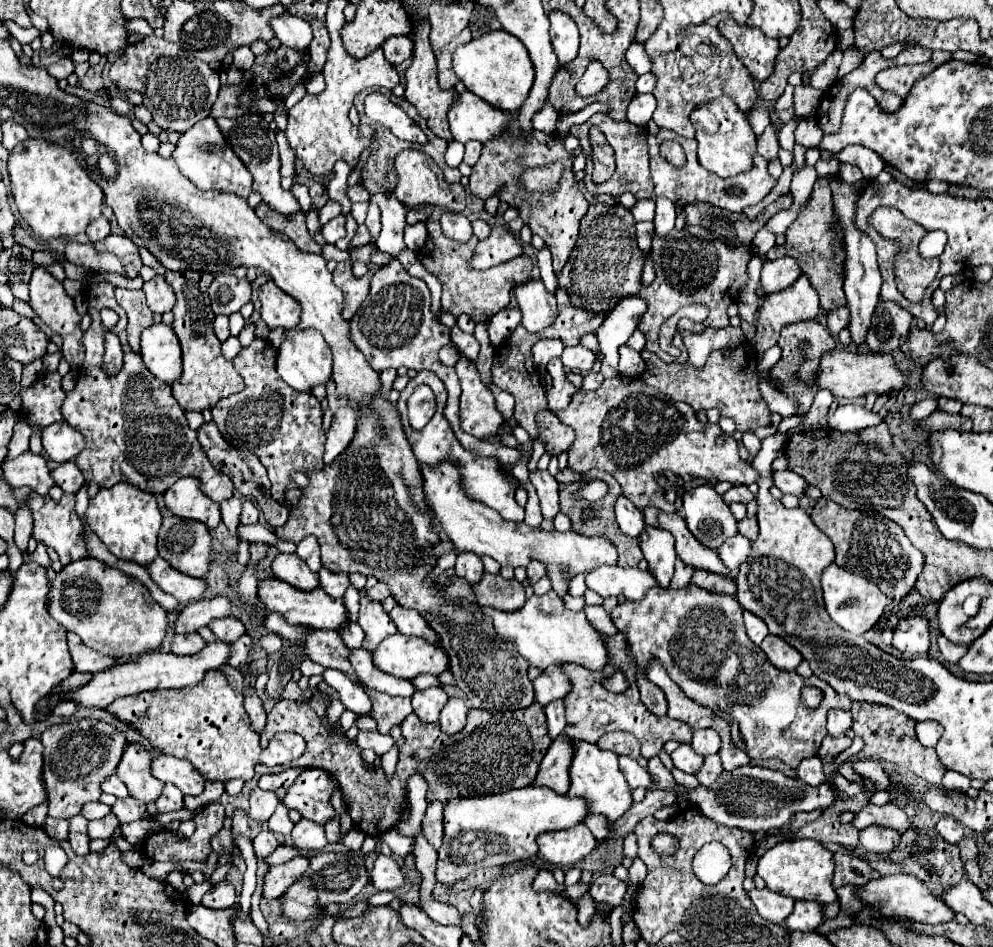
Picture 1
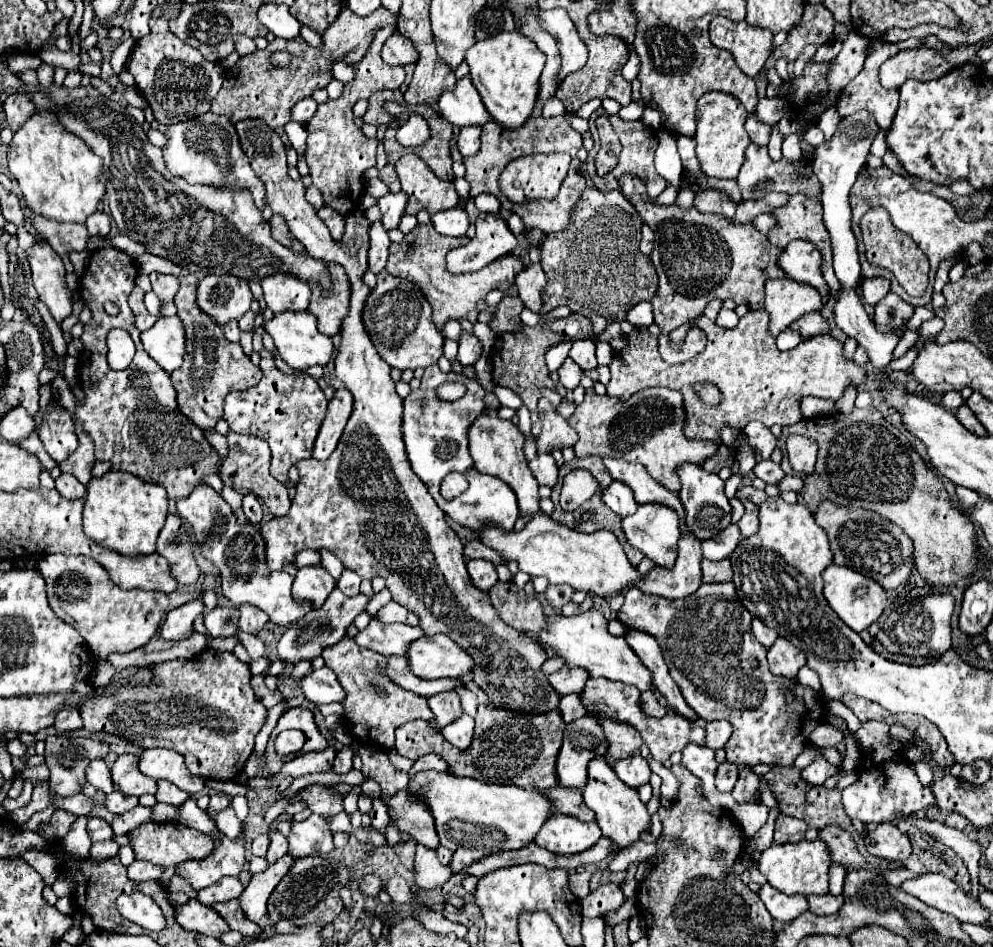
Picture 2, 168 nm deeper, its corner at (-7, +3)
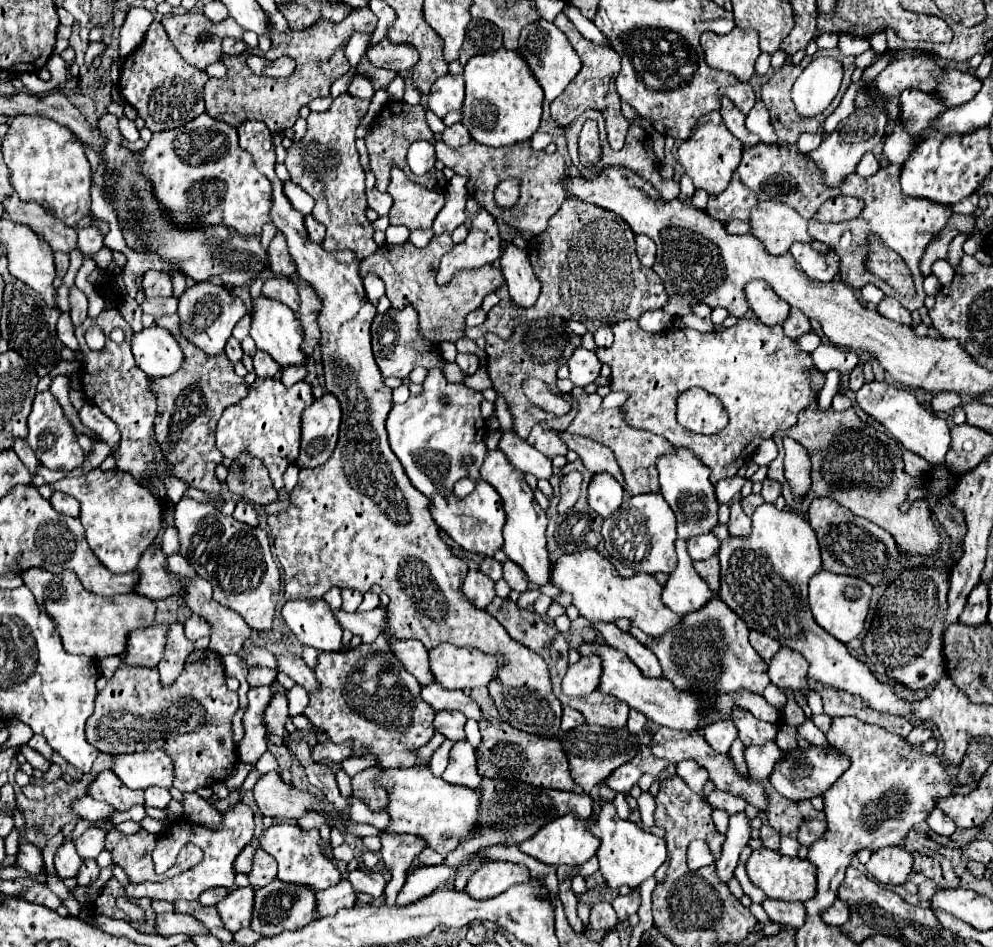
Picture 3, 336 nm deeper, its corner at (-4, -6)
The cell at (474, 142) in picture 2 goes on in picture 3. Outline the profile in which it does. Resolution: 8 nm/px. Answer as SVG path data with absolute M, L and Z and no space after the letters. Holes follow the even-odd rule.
M457 122L453 126L449 126L445 132L443 132L443 142L451 148L457 148L457 146L465 146L471 142L469 138L469 130L465 130L465 124L463 122Z

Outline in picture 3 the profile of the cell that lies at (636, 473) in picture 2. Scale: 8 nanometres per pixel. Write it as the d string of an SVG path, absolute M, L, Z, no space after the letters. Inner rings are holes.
M561 432L561 438L563 442L575 450L579 454L579 458L583 460L585 468L589 468L591 472L595 474L611 474L621 486L625 486L625 482L621 482L621 468L617 466L615 458L613 458L613 452L589 438L579 438L579 436L569 436L565 432Z

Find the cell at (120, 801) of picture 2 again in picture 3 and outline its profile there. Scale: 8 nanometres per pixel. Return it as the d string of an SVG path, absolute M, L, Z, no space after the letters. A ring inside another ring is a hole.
M89 796L73 802L73 810L81 816L81 818L87 818L87 820L103 820L103 818L109 818L111 814L115 814L113 806L107 806L105 802L99 802L99 800L93 800Z

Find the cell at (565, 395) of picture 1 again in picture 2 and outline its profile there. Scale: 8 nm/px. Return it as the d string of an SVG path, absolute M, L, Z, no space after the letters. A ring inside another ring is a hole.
M566 357L566 361L564 361L562 367L558 369L558 375L560 375L562 385L564 385L568 391L572 391L576 385L580 385L582 369L580 369L580 367L570 359L570 357Z

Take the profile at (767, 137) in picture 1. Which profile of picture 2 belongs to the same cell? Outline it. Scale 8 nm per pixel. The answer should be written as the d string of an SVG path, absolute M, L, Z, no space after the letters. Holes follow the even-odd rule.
M748 115L746 117L746 123L744 123L752 143L756 145L768 145L768 137L770 137L770 125L762 123L756 115Z

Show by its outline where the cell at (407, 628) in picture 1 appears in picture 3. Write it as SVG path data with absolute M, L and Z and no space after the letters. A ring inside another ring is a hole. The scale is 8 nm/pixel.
M387 606L375 608L371 612L353 612L353 614L347 614L341 610L341 612L337 612L337 620L343 628L361 636L361 640L365 644L371 644L377 640L379 634L387 632L385 622L389 620L389 610L387 610Z

